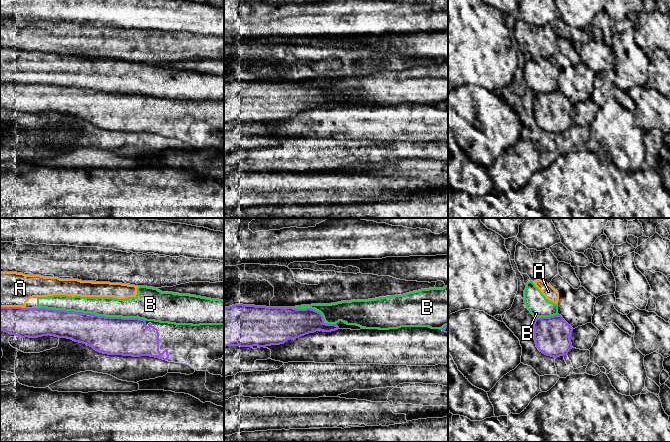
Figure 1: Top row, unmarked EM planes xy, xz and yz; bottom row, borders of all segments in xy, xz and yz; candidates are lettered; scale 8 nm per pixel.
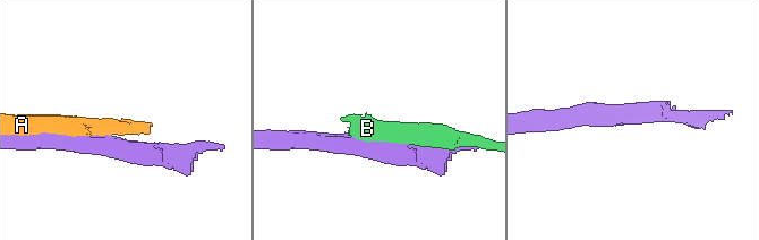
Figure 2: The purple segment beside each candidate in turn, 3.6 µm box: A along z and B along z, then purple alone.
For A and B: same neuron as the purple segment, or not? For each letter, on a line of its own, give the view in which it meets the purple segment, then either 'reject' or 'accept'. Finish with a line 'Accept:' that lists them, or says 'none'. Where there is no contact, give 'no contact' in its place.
A: xy | reject
B: xy | reject
Accept: none

